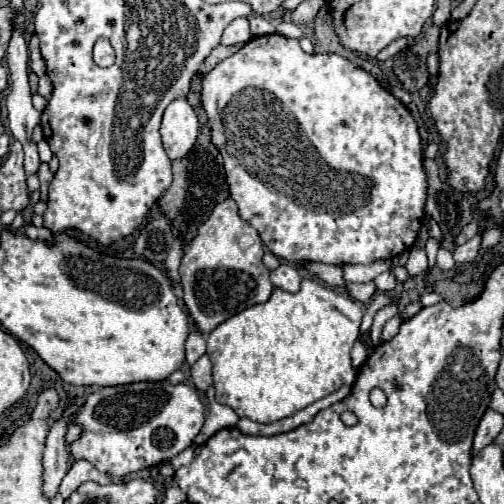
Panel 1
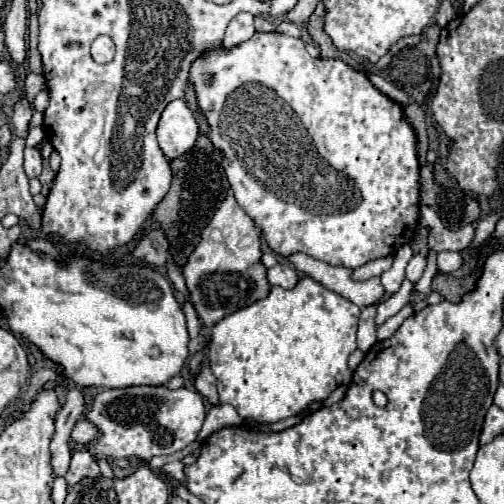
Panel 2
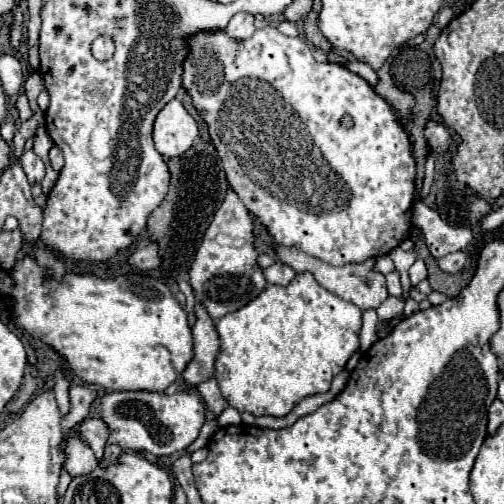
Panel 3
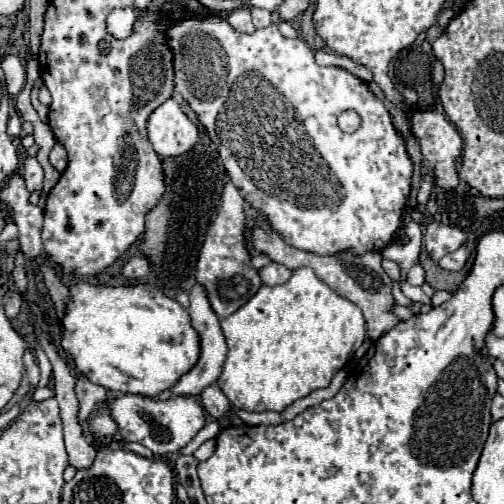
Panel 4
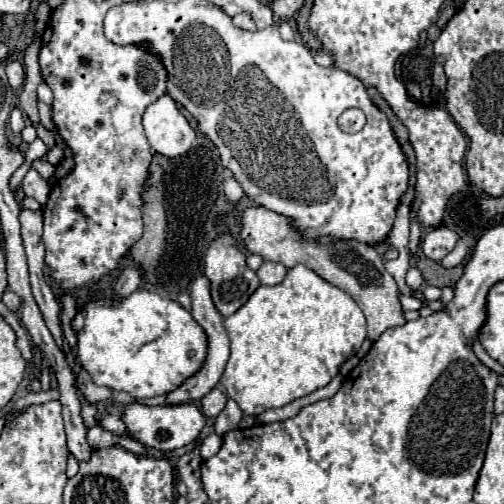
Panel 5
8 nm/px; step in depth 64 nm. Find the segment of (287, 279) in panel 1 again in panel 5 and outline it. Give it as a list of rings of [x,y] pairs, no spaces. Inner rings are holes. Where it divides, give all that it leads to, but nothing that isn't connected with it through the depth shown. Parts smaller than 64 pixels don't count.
[[[264,262],[256,274],[260,278],[260,284],[266,284],[266,286],[274,286],[274,284],[280,284],[280,280],[284,280],[286,276],[286,268],[280,264],[280,262]]]

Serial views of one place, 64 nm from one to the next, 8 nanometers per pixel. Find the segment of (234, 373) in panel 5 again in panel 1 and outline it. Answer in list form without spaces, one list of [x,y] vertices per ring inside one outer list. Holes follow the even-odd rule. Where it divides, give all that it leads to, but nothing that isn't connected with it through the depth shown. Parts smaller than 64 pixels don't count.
[[[304,278],[300,290],[294,294],[274,288],[268,302],[230,316],[210,332],[206,354],[212,360],[216,402],[230,406],[240,418],[246,416],[254,422],[268,424],[304,410],[344,384],[350,386],[356,378],[350,364],[350,350],[358,338],[360,320],[362,304],[340,290],[324,286],[320,280]]]

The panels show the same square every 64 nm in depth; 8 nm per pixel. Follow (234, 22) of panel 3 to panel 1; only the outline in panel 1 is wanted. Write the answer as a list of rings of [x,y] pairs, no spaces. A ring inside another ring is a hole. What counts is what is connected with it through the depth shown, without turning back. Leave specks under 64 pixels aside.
[[[246,16],[242,18],[236,18],[228,24],[228,28],[224,30],[222,34],[222,46],[234,46],[234,44],[242,44],[242,42],[248,42],[252,38],[252,32],[250,32],[250,22]]]

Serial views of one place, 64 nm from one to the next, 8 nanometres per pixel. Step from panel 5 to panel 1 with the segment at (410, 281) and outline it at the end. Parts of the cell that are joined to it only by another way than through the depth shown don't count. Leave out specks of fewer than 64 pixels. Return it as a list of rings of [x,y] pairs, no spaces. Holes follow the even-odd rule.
[[[410,250],[410,258],[406,262],[406,270],[408,270],[408,276],[418,276],[426,270],[428,266],[428,258],[426,258],[426,252],[424,250]]]

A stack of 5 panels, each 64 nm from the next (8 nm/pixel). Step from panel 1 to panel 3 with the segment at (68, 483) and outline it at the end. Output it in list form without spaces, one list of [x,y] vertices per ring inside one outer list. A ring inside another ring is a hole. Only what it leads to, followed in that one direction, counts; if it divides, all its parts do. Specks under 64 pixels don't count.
[[[70,430],[70,434],[66,436],[66,470],[72,476],[80,476],[80,474],[88,474],[92,472],[92,468],[96,468],[98,460],[92,452],[92,448],[74,432]]]

